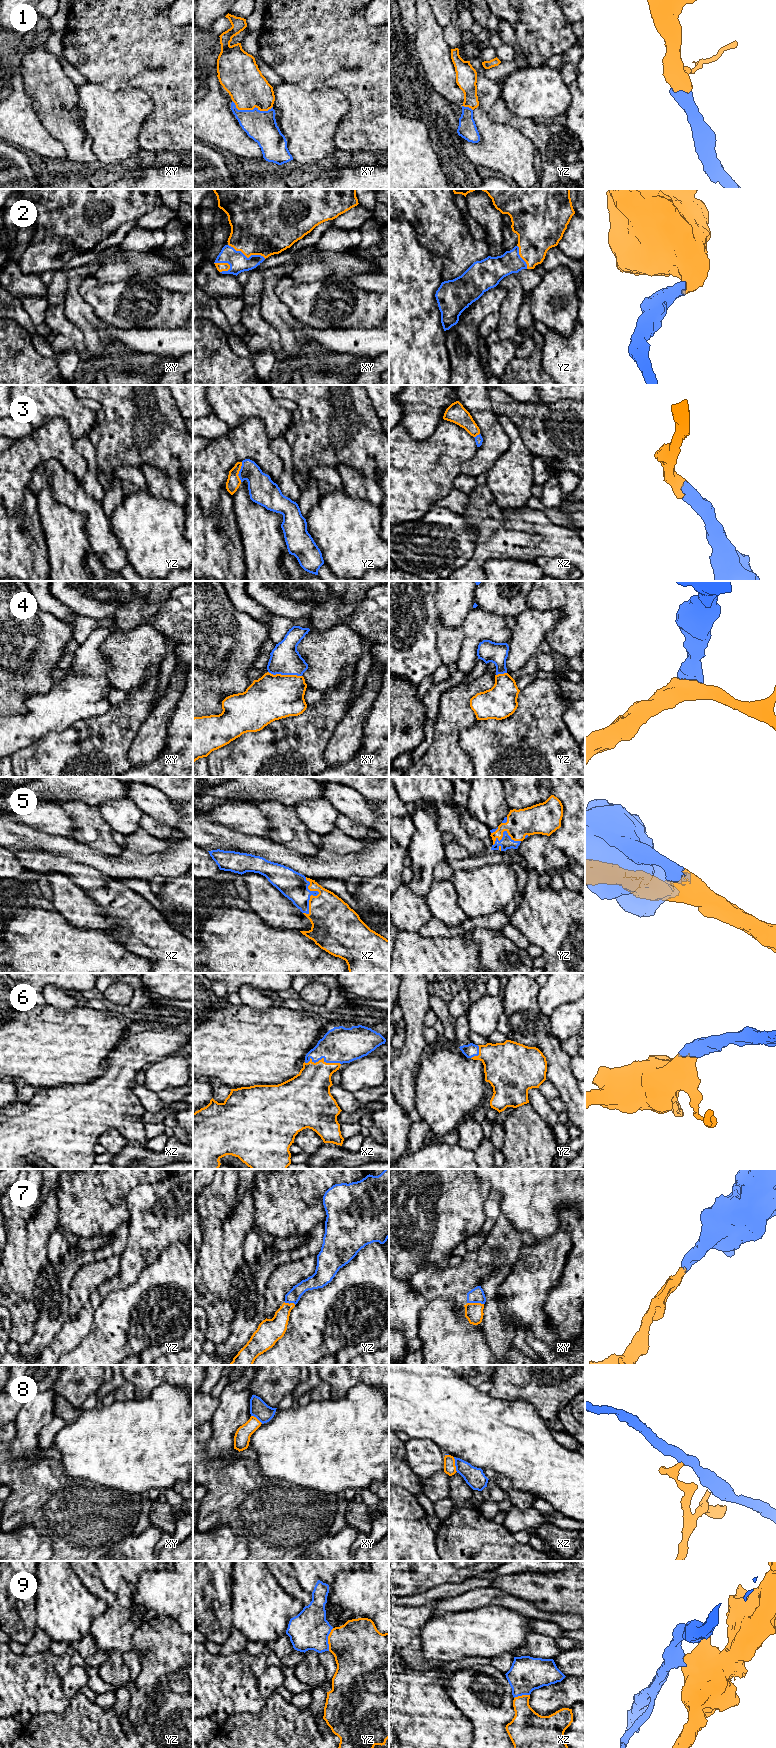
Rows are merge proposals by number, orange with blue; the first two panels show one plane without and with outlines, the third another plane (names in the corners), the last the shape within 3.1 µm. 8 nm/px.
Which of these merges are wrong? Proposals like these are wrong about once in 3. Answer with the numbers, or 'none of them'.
8, 9

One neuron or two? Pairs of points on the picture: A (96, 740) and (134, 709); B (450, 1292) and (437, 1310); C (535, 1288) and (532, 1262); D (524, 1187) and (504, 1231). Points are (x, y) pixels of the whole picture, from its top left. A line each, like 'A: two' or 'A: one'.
A: one
B: two
C: one
D: two

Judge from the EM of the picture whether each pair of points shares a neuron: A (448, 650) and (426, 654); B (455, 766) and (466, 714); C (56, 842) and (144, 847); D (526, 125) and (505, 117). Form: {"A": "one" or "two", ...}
{"A": "two", "B": "one", "C": "two", "D": "one"}

